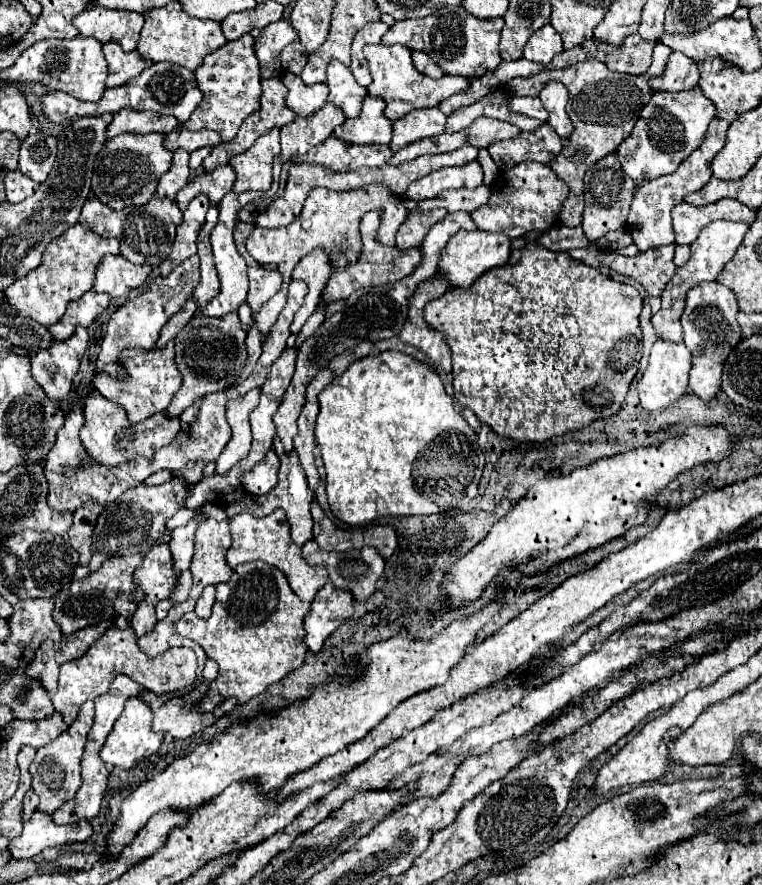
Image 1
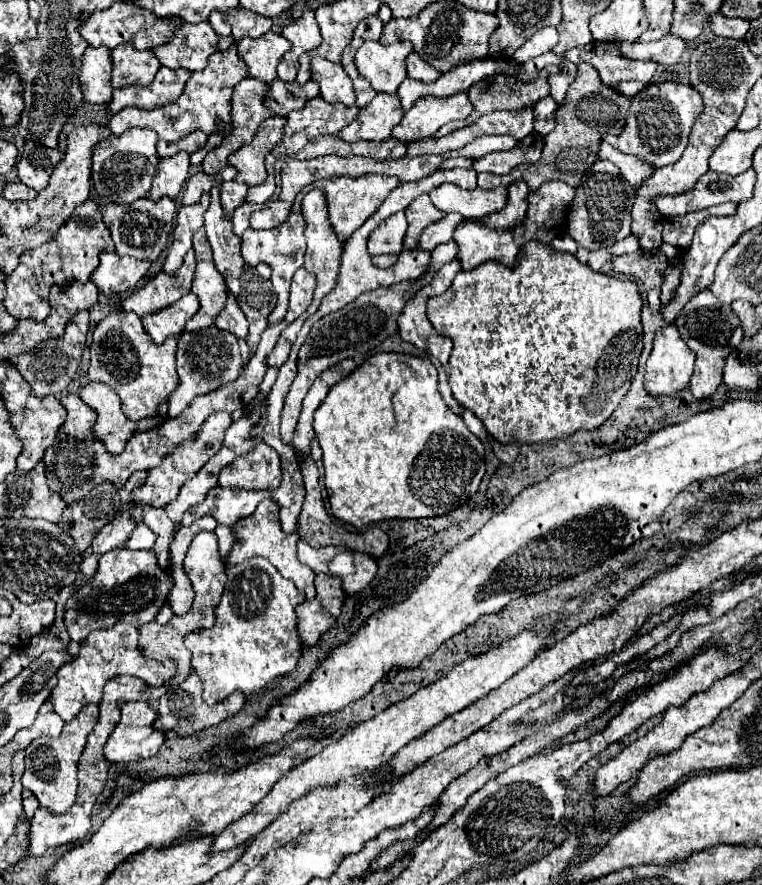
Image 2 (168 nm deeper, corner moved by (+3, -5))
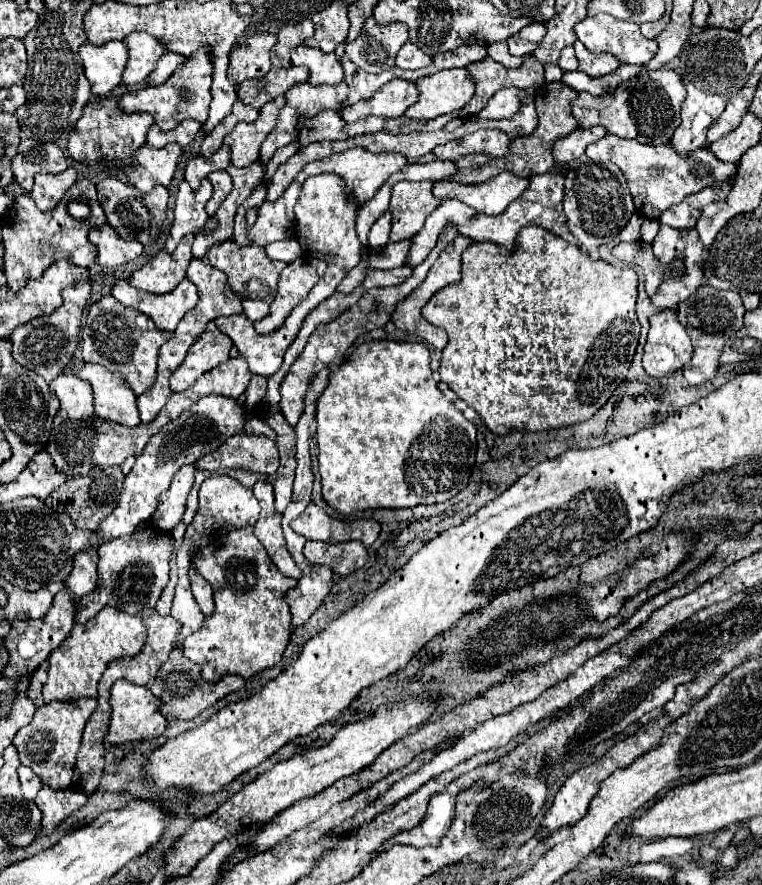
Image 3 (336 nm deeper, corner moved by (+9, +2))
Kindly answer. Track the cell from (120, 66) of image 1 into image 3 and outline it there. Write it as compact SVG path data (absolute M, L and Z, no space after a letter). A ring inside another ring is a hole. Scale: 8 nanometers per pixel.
M131 33L125 37L129 59L121 77L123 85L143 83L145 77L155 69L157 59L165 53L165 47L149 33Z

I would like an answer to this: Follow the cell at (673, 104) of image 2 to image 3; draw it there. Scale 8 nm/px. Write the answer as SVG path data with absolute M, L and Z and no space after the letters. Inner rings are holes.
M671 69L643 71L633 79L621 83L613 93L593 97L589 93L579 93L573 101L573 115L579 119L581 127L601 125L609 133L621 139L635 139L643 145L661 145L669 143L675 129L681 123L679 109L685 99L685 85L681 77Z

